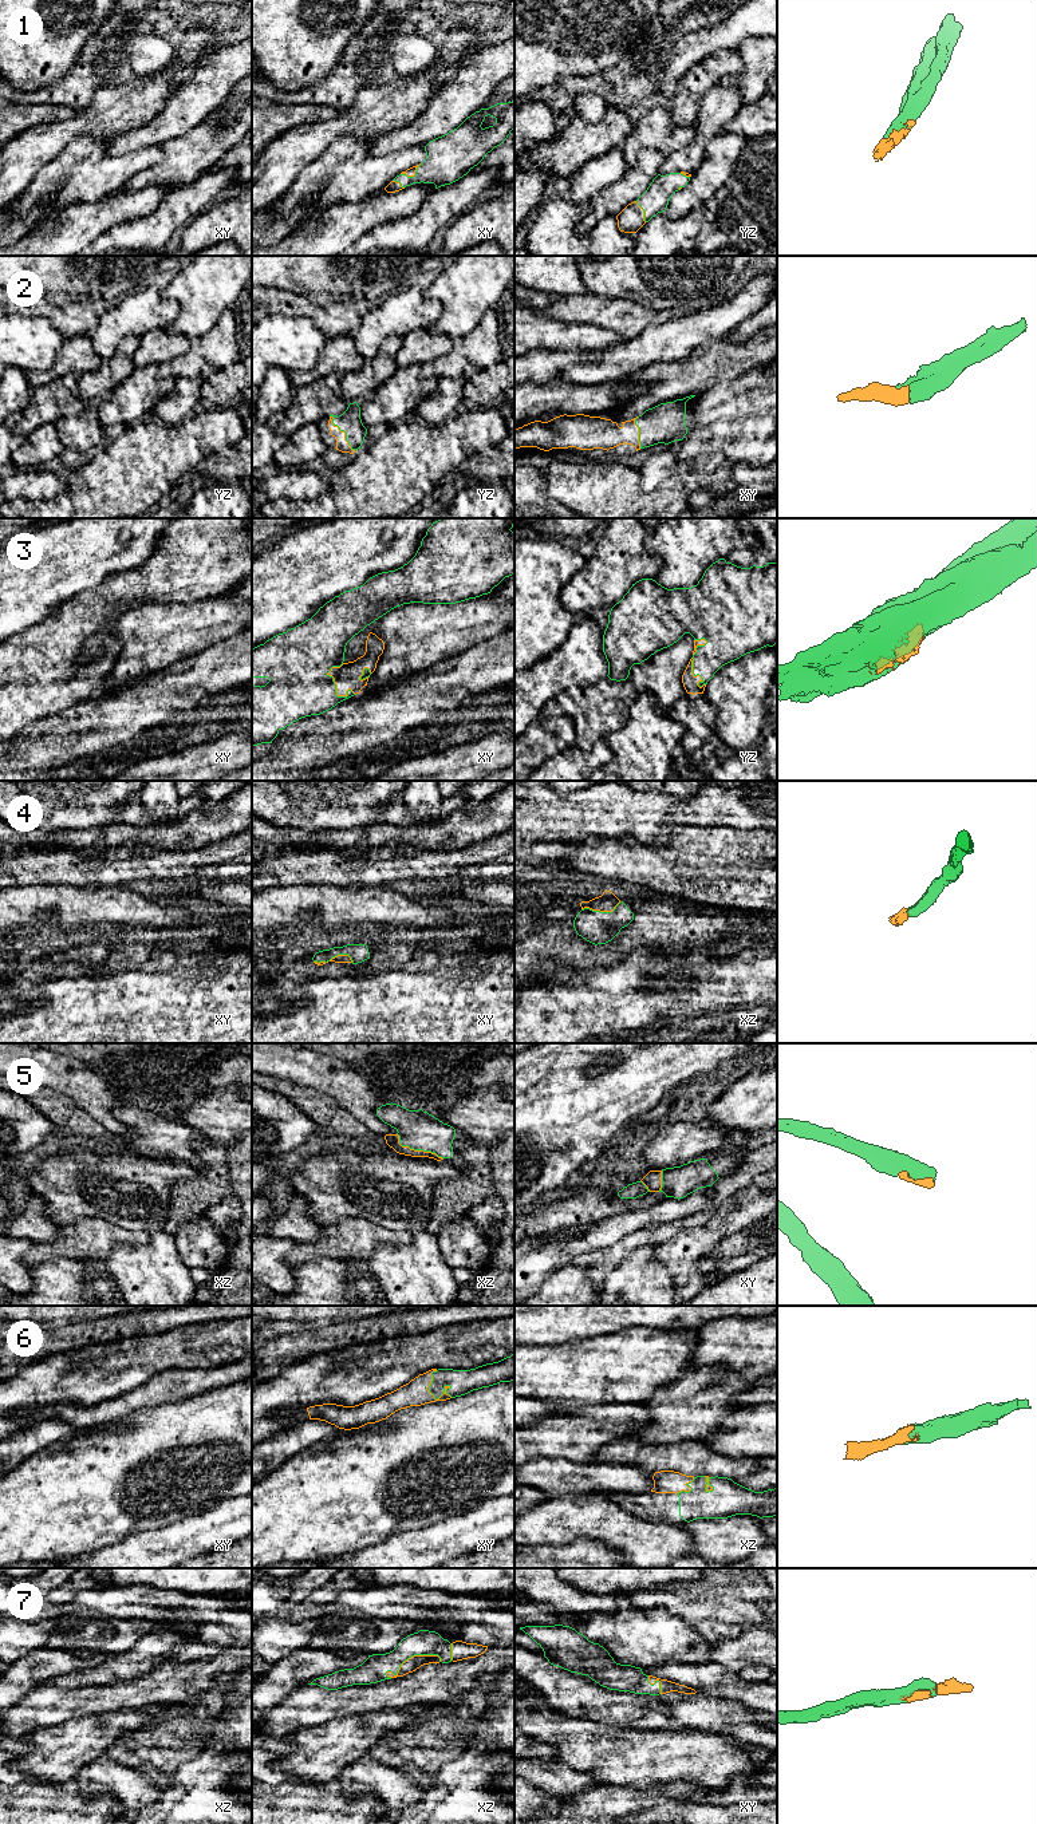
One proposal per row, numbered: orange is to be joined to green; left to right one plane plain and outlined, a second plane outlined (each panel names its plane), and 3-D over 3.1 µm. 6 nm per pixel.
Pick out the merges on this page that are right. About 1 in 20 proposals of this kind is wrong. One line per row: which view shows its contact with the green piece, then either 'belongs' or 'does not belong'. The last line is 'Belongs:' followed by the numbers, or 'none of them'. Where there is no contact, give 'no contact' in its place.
1: contact in yz; belongs
2: contact in yz; belongs
3: contact in xy; belongs
4: contact in xy; belongs
5: contact in xz; belongs
6: contact in xy; belongs
7: contact in xz; belongs
Belongs: 1, 2, 3, 4, 5, 6, 7

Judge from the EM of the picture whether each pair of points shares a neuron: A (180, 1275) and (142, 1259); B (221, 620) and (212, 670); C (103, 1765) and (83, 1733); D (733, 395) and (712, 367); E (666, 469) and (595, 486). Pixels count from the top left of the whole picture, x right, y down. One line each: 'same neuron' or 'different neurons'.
A: same neuron
B: different neurons
C: different neurons
D: different neurons
E: different neurons

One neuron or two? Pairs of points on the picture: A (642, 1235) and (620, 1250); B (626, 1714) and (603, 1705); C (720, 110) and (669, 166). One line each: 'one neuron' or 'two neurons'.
A: one neuron
B: one neuron
C: one neuron

